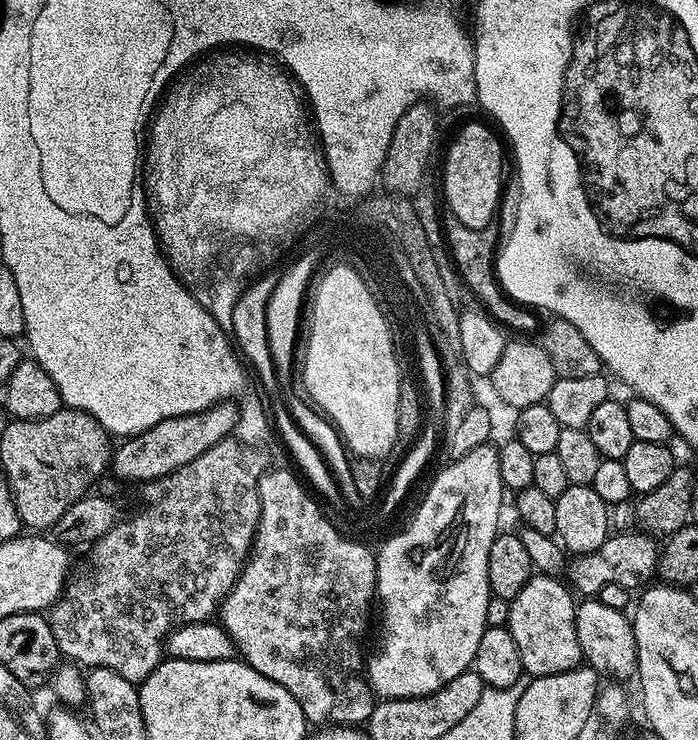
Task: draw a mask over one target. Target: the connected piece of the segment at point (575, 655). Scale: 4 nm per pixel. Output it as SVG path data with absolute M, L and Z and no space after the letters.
M534 574L508 605L506 627L514 638L514 646L518 646L525 673L532 678L562 674L582 664L576 629L577 601L572 600L573 593L560 582L554 576Z

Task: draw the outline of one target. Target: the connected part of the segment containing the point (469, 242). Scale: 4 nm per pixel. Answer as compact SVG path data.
M450 214L443 217L442 223L446 248L451 255L451 261L469 291L487 308L488 315L503 325L505 329L517 328L520 331L517 333L532 334L528 332L532 332L536 328L536 320L531 316L533 313L527 307L521 306L517 301L509 298L504 289L500 287L495 266L498 255L495 227L471 228L465 226L463 222L458 222L458 218L454 218Z

